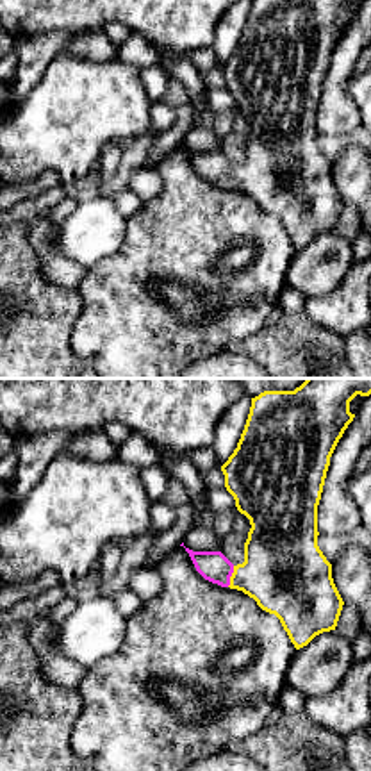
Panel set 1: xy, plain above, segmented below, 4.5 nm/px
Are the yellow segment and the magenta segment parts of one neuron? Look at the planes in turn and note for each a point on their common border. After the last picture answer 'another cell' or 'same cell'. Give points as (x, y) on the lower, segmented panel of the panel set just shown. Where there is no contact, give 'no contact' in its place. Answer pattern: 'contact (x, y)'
contact (230, 577)

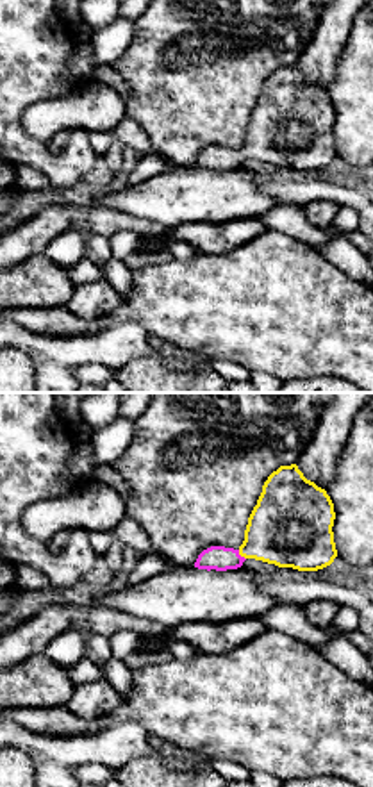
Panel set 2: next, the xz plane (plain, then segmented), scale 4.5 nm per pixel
contact (241, 555)

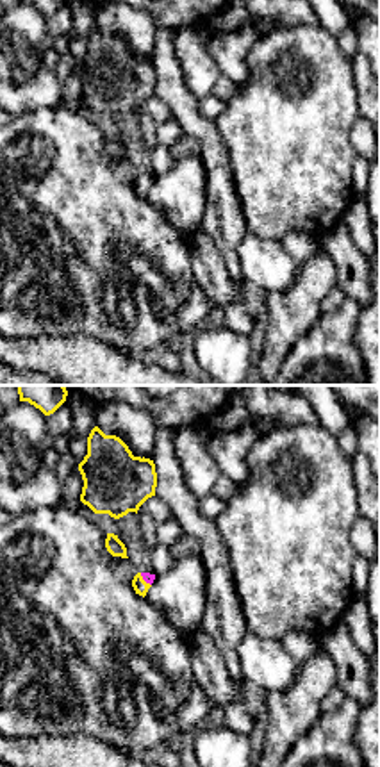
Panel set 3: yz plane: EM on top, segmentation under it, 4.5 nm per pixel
contact (143, 580)

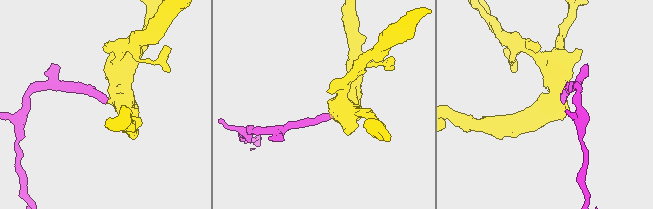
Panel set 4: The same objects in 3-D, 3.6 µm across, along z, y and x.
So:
same cell

